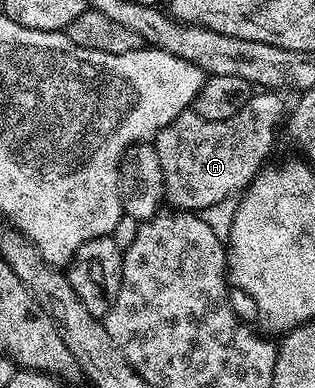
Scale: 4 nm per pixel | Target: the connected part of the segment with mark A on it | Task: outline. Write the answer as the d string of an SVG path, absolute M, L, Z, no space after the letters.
M273 89L258 90L227 121L207 121L190 109L157 134L155 146L163 169L165 199L173 202L170 204L174 208L201 213L208 206L245 191L266 166L277 126L284 115L286 118L287 107L285 111L285 103L277 95L280 94Z

